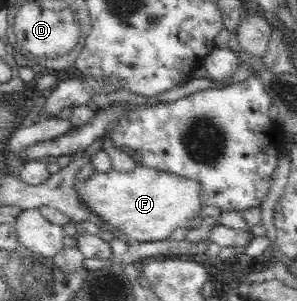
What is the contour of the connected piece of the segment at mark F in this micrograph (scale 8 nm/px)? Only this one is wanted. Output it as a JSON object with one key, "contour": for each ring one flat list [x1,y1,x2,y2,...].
{"contour":[[121,146,120,151,134,161,135,169,95,172,88,181,78,182,76,194,85,202,86,209,127,234,131,242,162,241,179,227,188,230,200,227,204,188,199,181,150,169,143,164,143,156,129,146]]}

